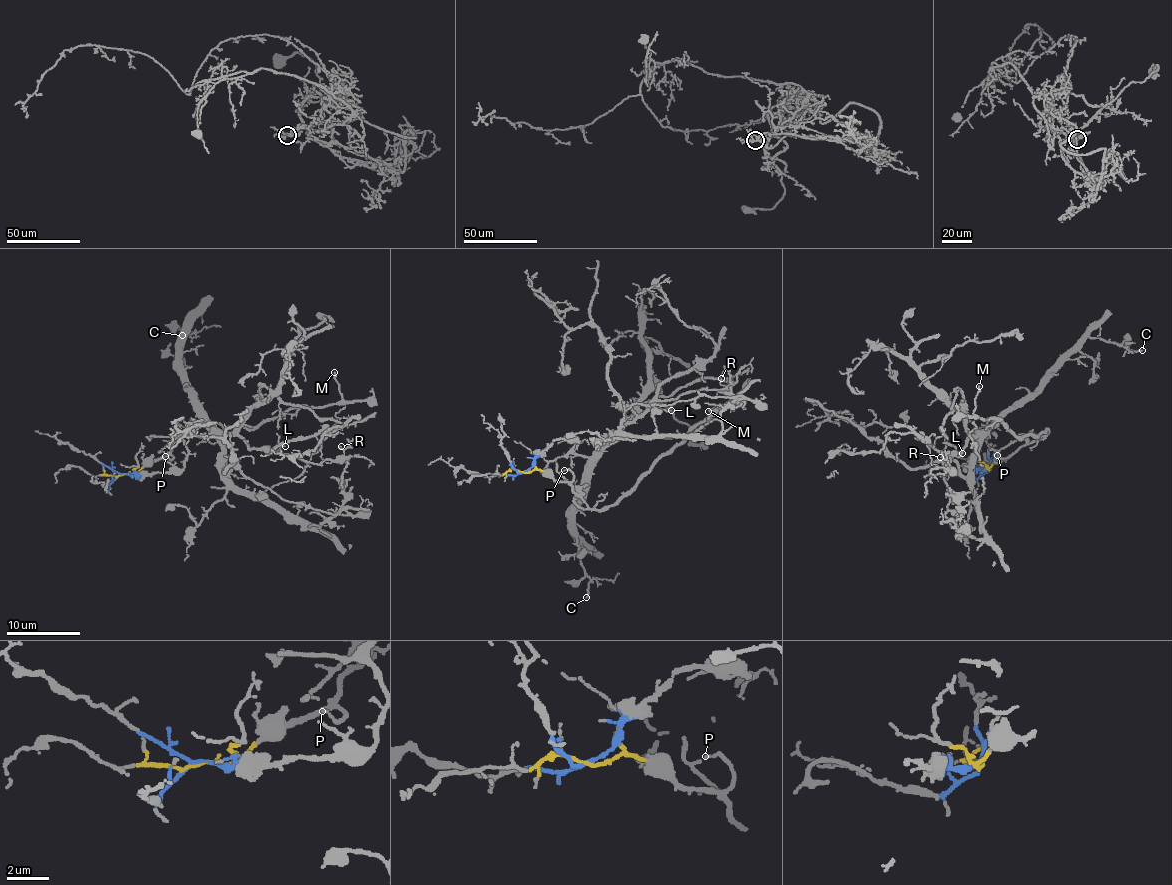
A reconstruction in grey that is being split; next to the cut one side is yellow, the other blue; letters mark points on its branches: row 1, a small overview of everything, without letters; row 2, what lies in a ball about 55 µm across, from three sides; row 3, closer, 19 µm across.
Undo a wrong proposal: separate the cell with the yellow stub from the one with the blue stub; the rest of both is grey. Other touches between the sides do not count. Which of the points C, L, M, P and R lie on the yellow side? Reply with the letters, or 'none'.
M, P

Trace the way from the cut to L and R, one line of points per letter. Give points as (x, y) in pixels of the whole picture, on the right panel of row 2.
L: (989, 468), (965, 469), (971, 465), (973, 446), (993, 424), (972, 436), (955, 456), (961, 454)
R: (989, 468), (965, 469), (993, 424), (950, 456), (944, 468), (950, 471), (940, 457)

